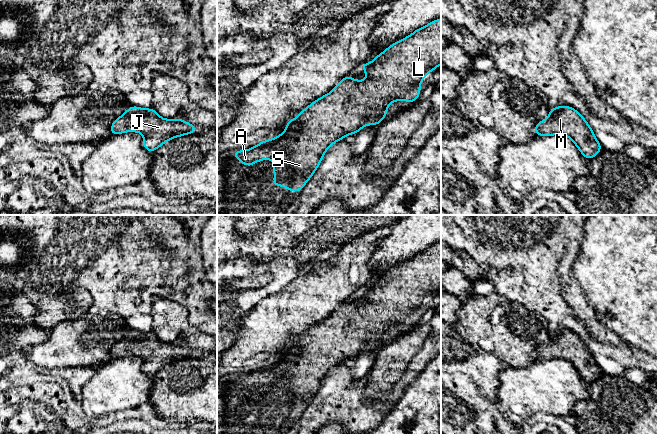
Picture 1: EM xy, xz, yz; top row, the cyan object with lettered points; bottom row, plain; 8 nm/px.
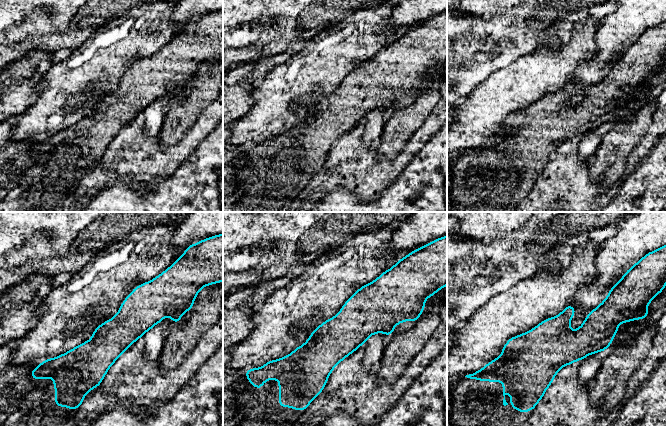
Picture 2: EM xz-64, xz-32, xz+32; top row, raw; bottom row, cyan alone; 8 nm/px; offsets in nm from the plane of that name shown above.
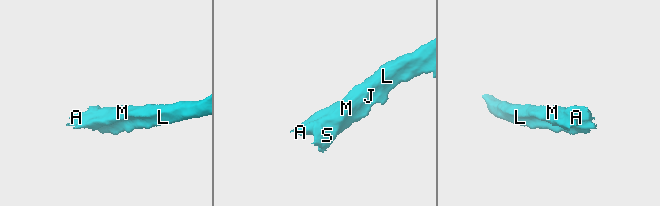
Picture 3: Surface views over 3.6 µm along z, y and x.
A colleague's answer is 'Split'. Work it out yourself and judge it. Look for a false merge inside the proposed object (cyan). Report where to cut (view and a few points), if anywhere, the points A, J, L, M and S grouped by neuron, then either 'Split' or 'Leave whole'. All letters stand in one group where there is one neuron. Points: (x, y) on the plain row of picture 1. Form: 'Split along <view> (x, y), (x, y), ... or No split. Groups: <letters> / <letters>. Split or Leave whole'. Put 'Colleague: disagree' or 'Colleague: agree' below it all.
No split. Groups: A J L M S. Leave whole
Colleague: disagree

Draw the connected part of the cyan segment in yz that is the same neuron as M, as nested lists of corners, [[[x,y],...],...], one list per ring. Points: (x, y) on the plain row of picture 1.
[[[569,330],[550,332],[549,340],[535,349],[538,360],[565,359],[586,383],[594,382],[602,373],[585,342]]]

